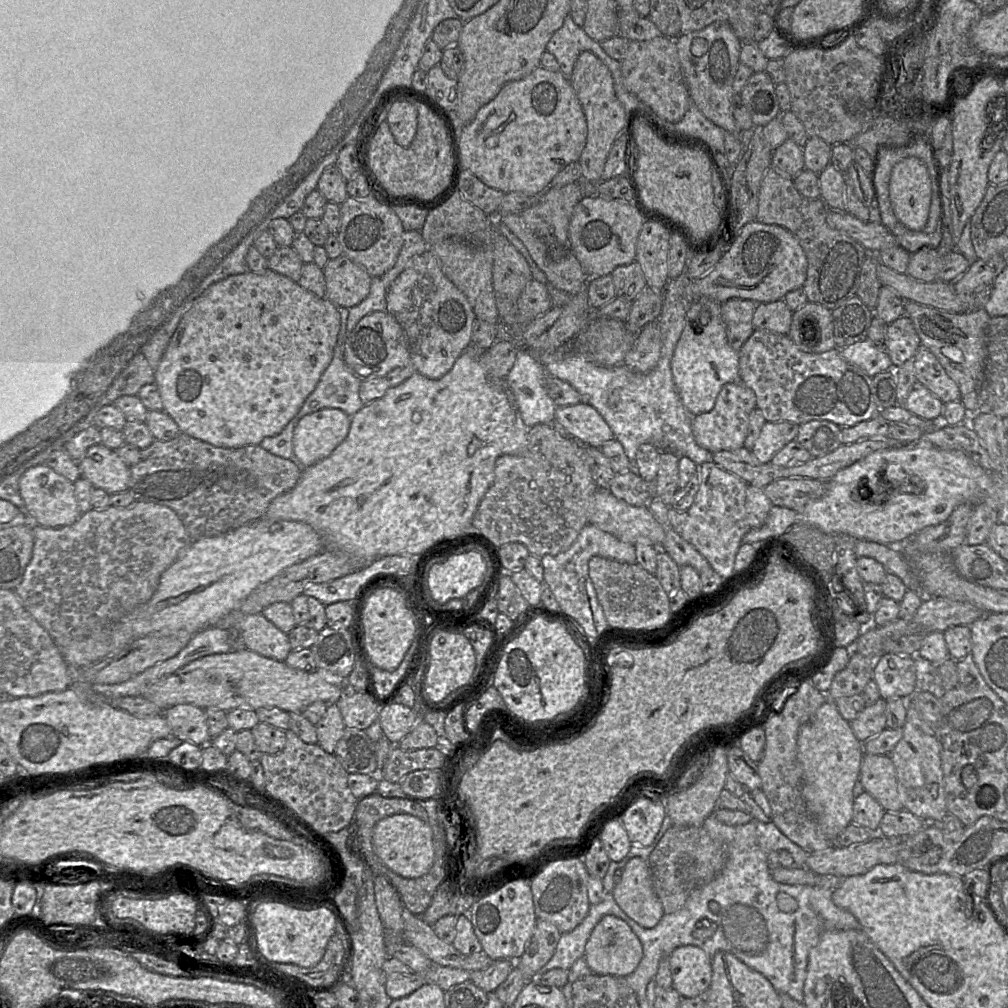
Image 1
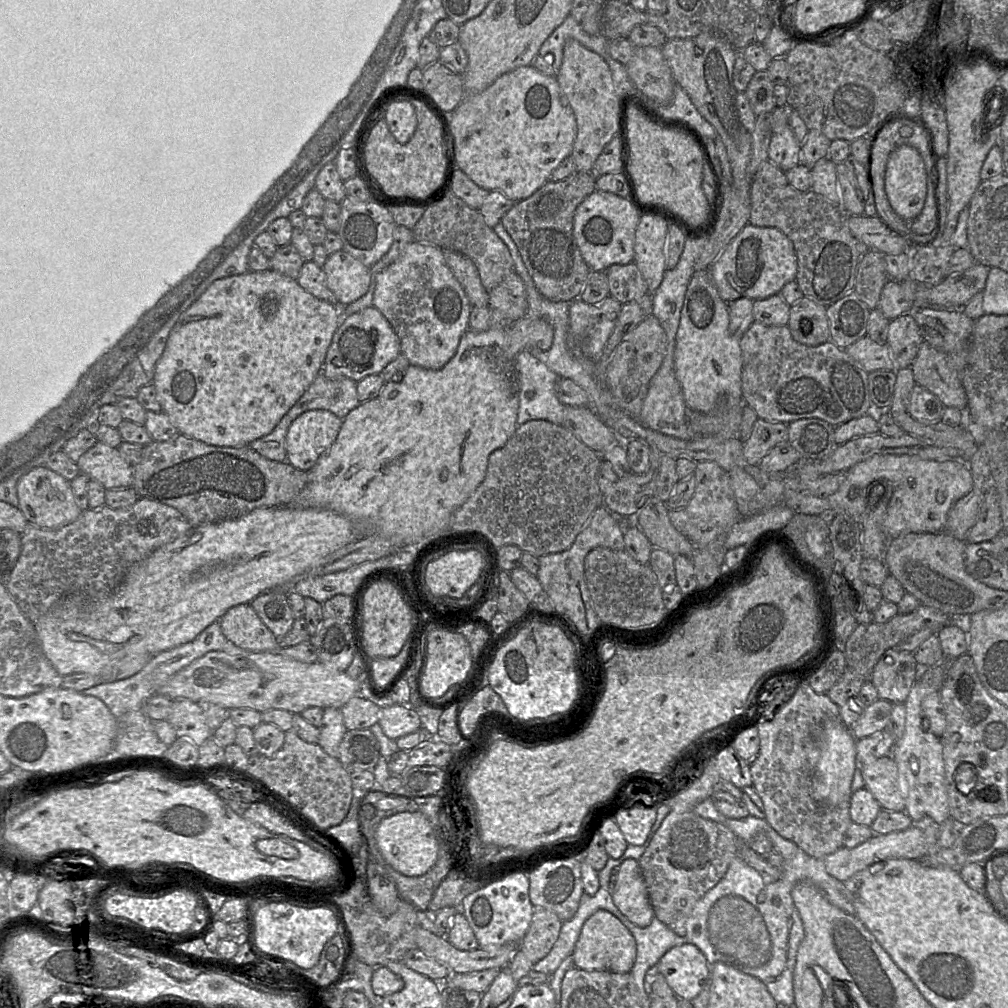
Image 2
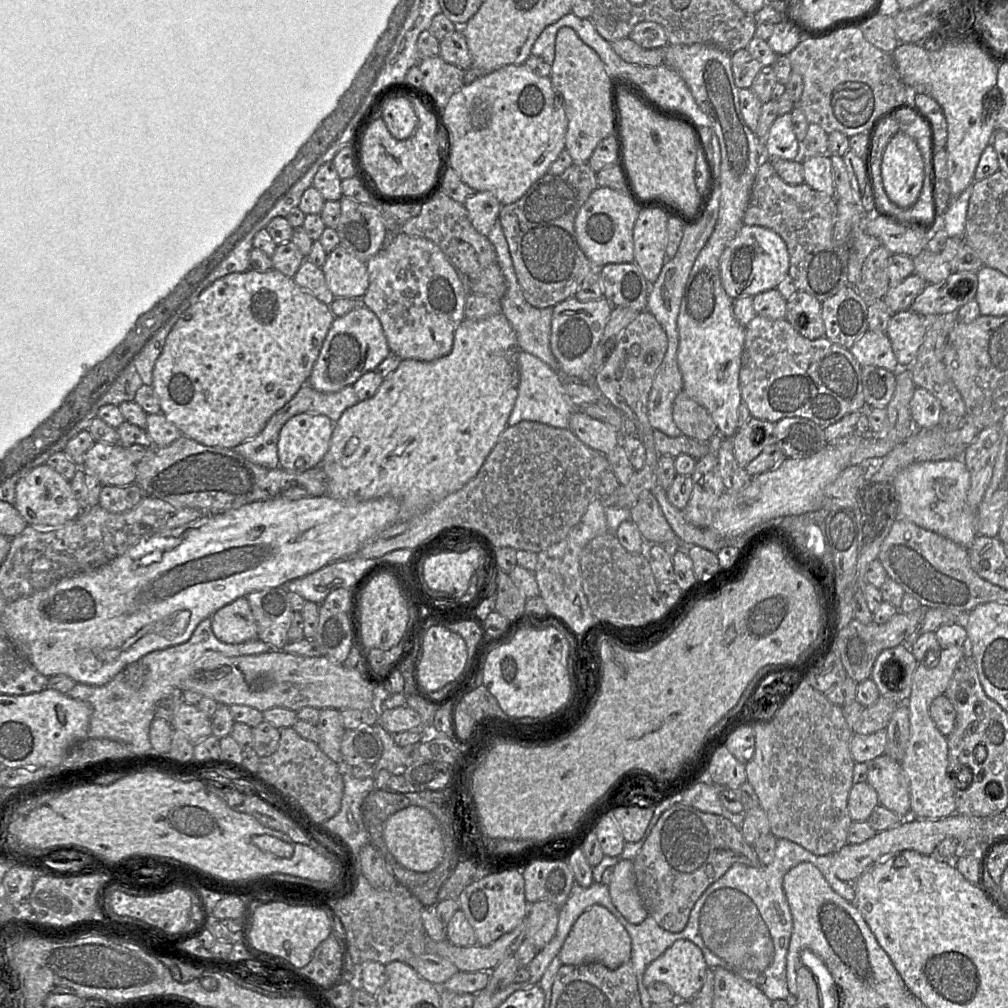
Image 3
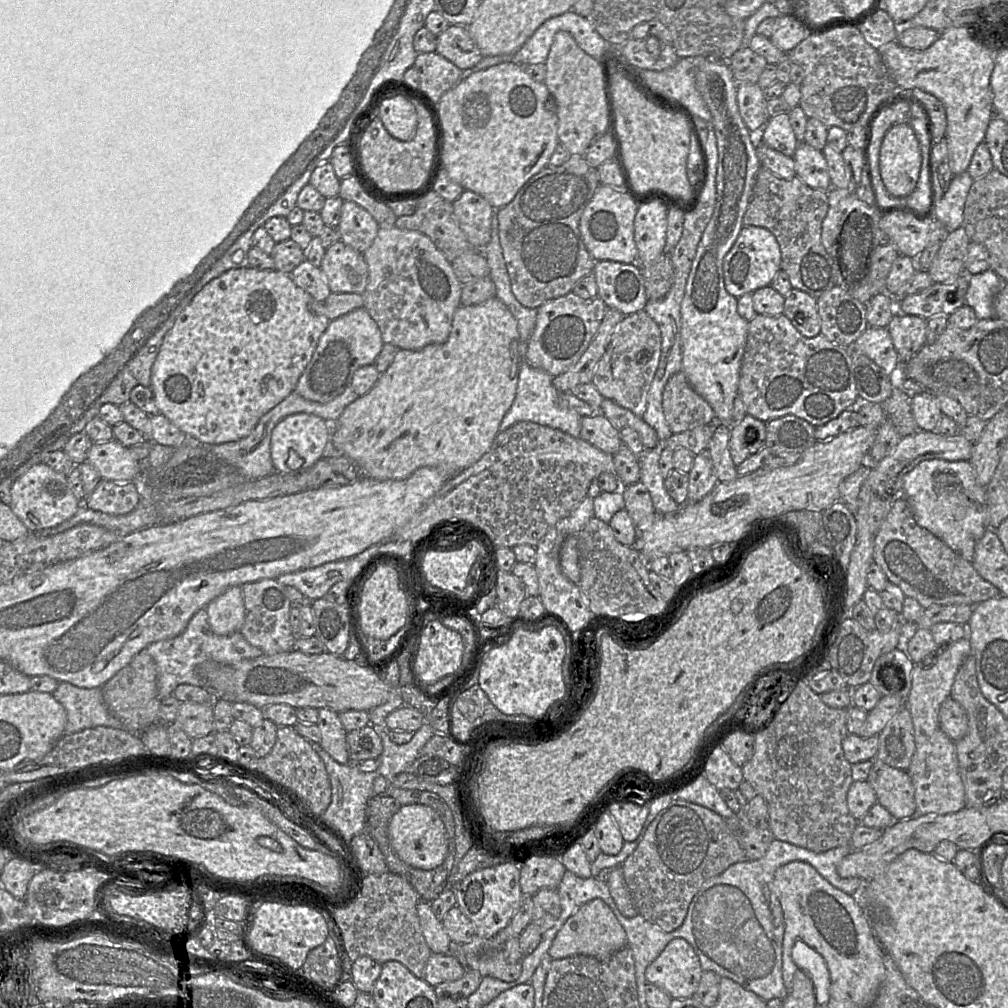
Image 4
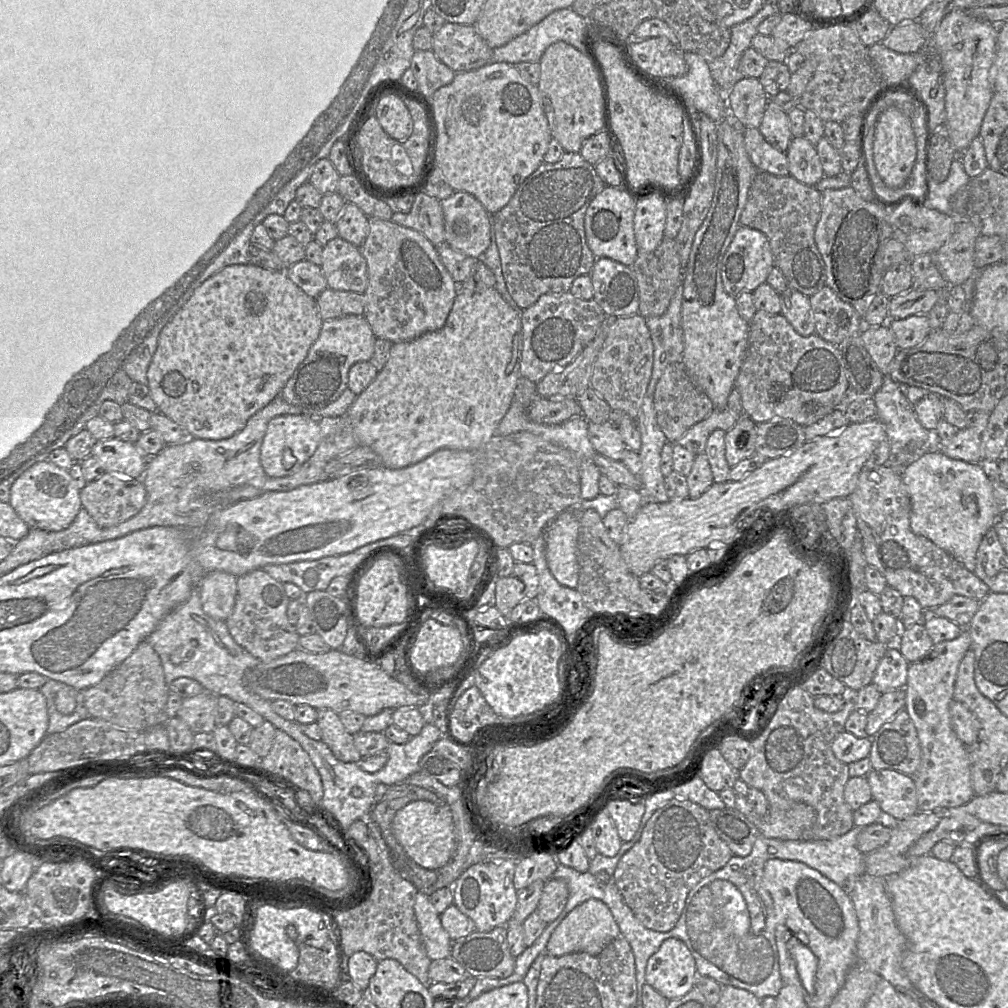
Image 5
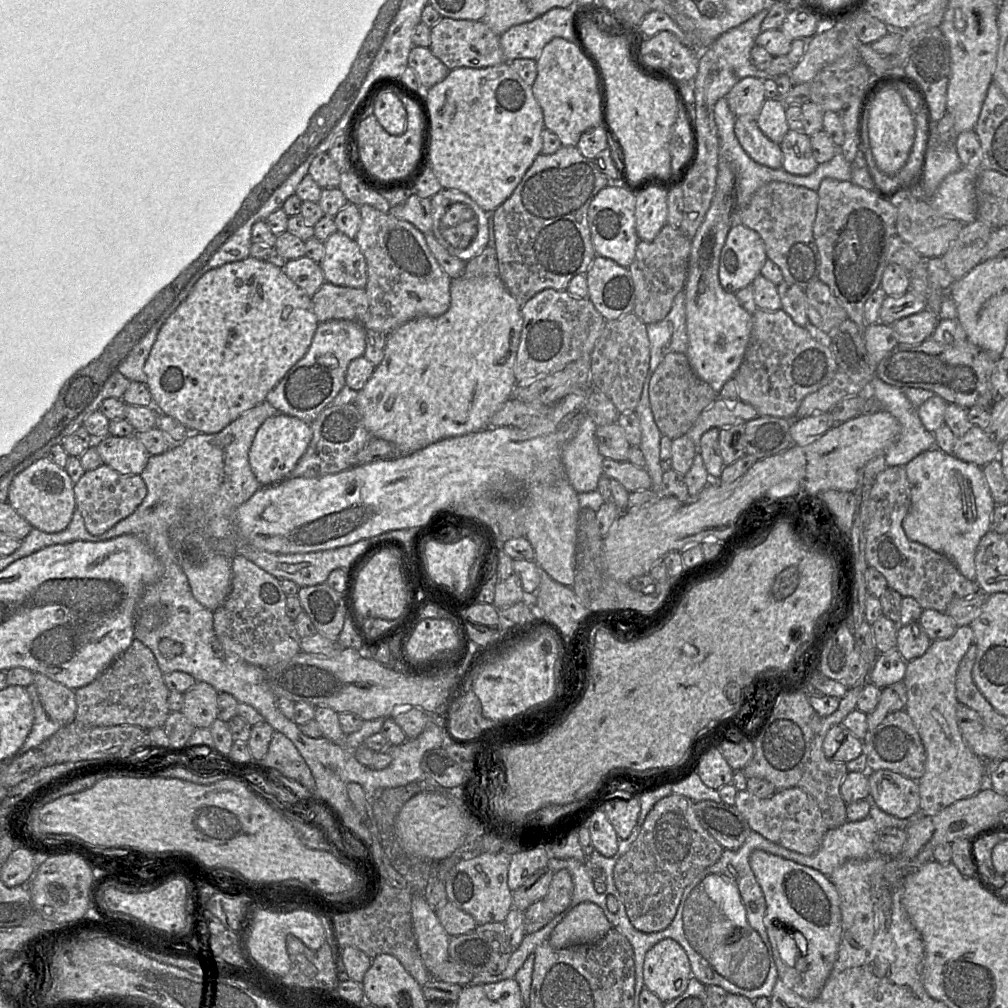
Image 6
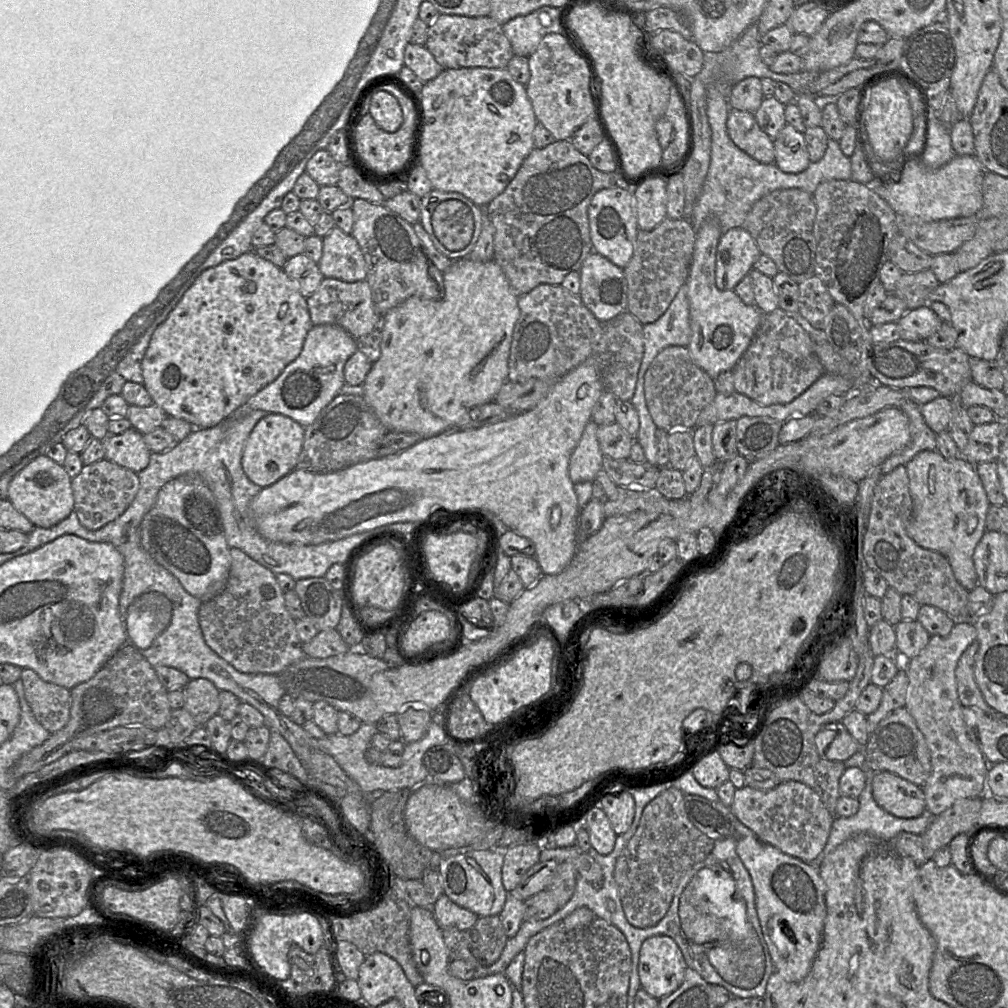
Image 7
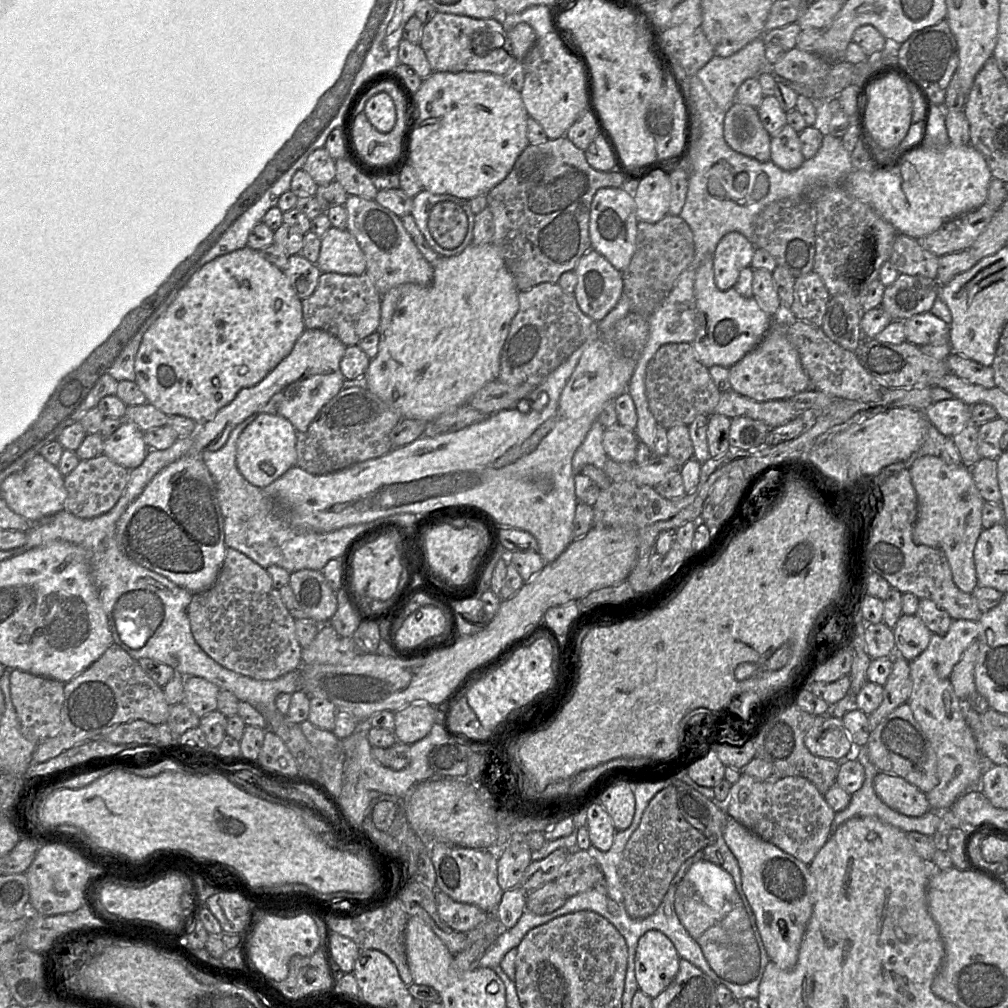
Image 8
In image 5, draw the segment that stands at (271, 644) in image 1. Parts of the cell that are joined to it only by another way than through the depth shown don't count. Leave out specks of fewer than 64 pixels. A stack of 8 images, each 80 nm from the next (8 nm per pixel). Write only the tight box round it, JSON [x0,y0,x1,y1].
[197,571,237,622]

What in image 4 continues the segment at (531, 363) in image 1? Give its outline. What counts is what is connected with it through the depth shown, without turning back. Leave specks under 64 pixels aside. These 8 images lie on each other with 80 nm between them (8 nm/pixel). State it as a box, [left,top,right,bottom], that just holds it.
[500,361,582,438]

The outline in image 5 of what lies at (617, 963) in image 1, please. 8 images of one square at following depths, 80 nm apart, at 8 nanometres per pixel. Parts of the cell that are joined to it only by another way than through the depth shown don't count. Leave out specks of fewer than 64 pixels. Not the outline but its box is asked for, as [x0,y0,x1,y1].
[545,898,621,956]

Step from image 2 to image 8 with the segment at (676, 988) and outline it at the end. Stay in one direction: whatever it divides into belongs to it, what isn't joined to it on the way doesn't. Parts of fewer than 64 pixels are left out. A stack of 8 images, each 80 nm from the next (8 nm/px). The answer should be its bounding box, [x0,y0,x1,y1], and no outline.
[635,930,680,998]

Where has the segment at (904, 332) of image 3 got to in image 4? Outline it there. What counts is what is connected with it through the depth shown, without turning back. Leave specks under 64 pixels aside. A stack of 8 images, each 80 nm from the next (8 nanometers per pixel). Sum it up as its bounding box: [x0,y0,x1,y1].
[887,312,927,362]

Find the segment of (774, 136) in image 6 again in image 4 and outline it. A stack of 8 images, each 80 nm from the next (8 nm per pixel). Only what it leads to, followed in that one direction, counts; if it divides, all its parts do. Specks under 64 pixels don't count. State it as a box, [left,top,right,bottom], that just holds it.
[753,113,800,157]

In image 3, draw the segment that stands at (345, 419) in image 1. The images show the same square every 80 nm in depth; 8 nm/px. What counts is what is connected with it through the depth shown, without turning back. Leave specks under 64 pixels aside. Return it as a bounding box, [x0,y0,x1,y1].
[279,413,334,473]

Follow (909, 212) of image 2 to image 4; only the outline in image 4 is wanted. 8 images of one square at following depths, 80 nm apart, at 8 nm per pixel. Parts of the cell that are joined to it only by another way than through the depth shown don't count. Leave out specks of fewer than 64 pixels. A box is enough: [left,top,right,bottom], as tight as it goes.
[879,123,921,197]

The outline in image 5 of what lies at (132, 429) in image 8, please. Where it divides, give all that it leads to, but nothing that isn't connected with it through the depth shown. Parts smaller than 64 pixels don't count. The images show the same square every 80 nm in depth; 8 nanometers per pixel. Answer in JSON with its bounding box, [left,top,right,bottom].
[91,437,147,479]

